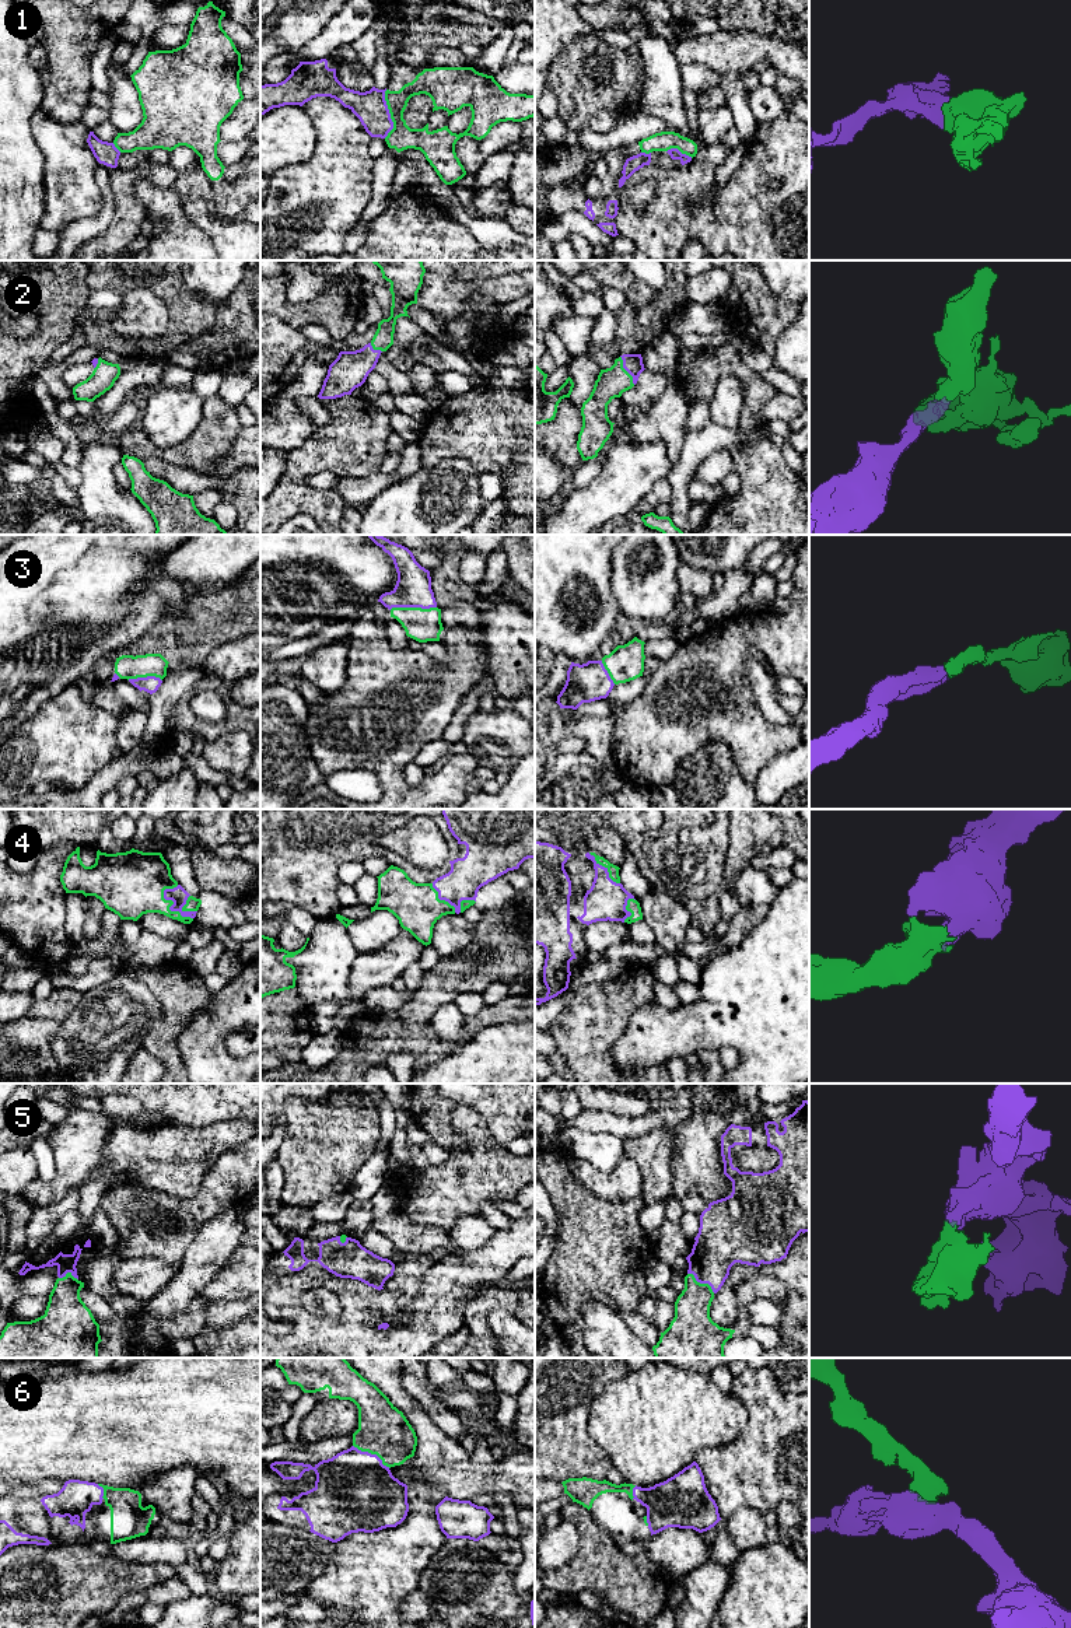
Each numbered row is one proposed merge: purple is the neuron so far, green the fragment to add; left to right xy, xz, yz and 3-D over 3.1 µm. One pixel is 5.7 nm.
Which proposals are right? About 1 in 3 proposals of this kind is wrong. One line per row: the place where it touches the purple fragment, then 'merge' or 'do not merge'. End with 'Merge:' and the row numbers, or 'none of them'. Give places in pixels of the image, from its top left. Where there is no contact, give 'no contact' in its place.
1: meets purple in xz at (389, 114); do not merge
2: meets purple in yz at (625, 368); merge
3: meets purple in xz at (412, 606); merge
4: meets purple in xy at (170, 907); merge
5: meets purple in yz at (702, 1282); merge
6: meets purple in xz at (373, 1455); merge
Merge: 2, 3, 4, 5, 6

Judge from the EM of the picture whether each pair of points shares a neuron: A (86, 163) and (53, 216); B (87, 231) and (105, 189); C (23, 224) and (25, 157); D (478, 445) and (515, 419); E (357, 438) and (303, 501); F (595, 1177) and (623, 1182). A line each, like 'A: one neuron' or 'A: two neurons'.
A: one neuron
B: one neuron
C: one neuron
D: one neuron
E: one neuron
F: one neuron

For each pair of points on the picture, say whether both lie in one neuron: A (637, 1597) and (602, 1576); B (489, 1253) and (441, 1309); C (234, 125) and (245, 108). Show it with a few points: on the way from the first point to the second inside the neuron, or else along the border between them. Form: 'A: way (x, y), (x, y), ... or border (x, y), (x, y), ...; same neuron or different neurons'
A: way (629, 1589), (616, 1576), (611, 1576); same neuron
B: way (476, 1267), (448, 1295); same neuron
C: way (238, 121), (245, 112); same neuron

